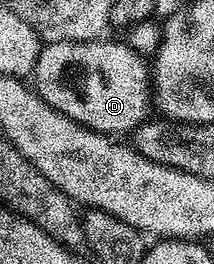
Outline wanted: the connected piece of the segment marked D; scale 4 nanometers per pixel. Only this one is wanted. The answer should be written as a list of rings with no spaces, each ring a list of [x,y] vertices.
[[[109,38],[95,40],[53,40],[45,43],[38,54],[34,73],[35,92],[54,110],[66,118],[93,128],[95,132],[105,134],[131,134],[143,120],[149,119],[154,104],[154,93],[150,79],[150,64],[145,57],[126,42],[120,44]]]

